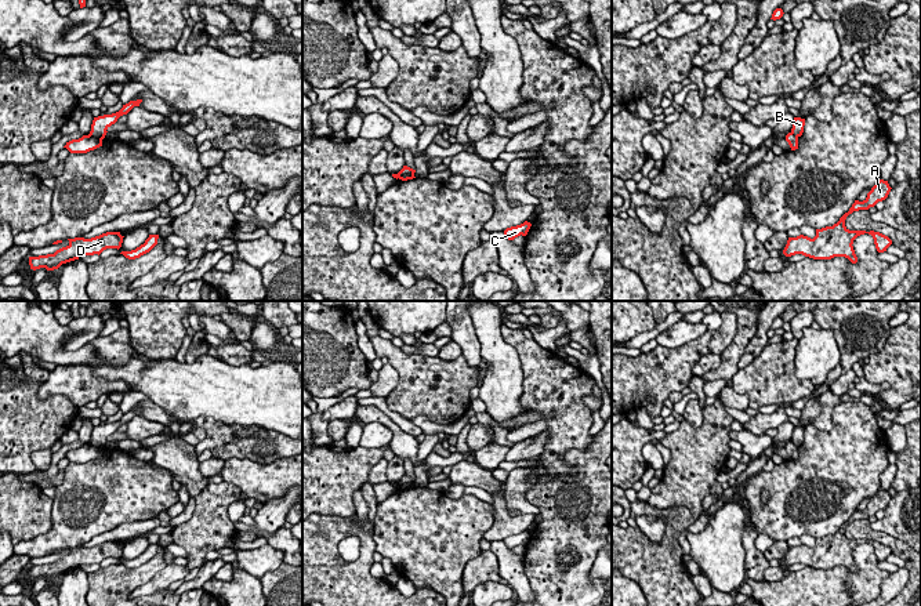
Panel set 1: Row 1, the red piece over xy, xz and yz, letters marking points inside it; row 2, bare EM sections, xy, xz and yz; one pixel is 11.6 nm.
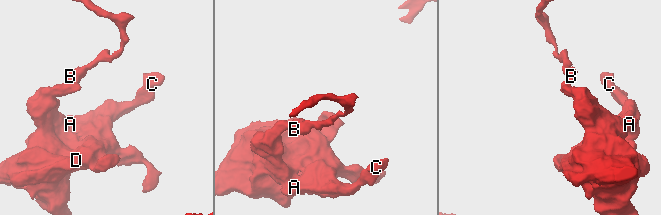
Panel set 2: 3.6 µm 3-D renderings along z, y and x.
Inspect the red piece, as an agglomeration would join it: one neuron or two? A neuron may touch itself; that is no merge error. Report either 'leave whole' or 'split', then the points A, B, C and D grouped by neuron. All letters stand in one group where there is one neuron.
split; A C D / B

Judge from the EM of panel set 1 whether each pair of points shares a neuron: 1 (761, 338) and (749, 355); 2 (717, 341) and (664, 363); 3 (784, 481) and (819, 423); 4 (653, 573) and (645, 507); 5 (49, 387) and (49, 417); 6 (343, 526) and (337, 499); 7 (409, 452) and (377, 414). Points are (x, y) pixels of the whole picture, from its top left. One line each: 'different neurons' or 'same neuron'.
1: same neuron
2: same neuron
3: different neurons
4: same neuron
5: different neurons
6: different neurons
7: same neuron

